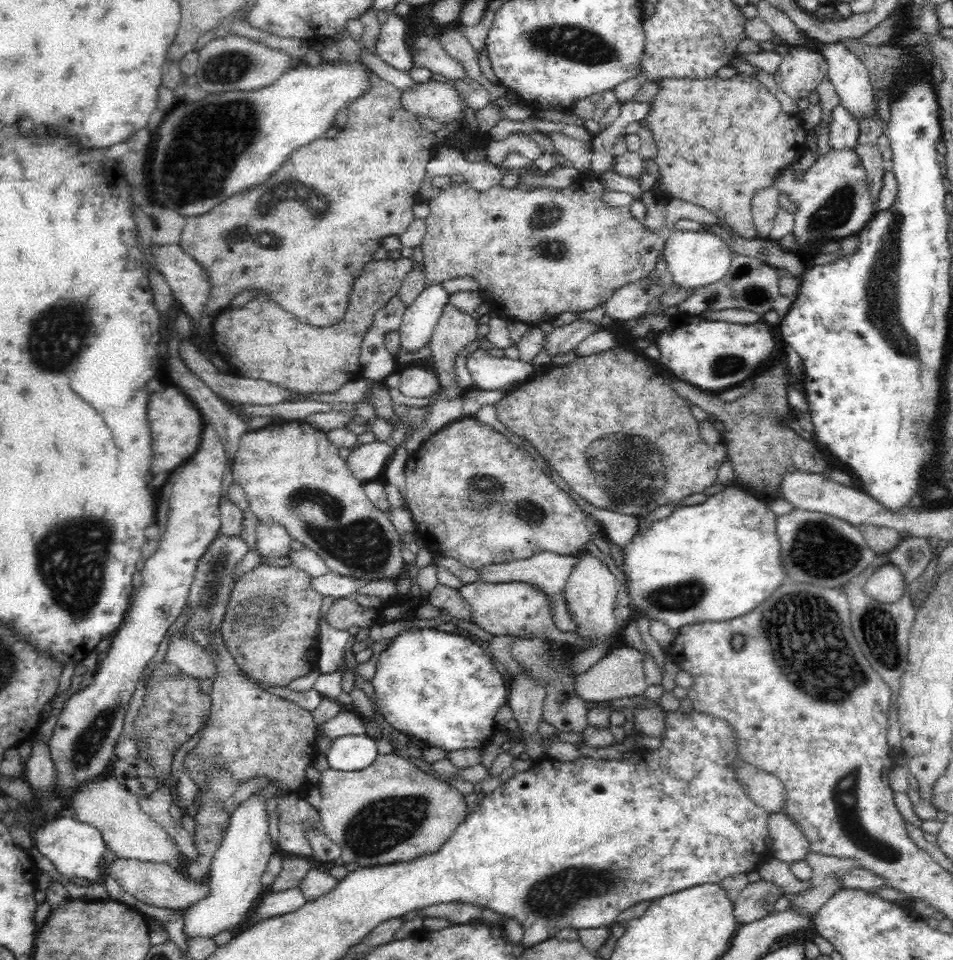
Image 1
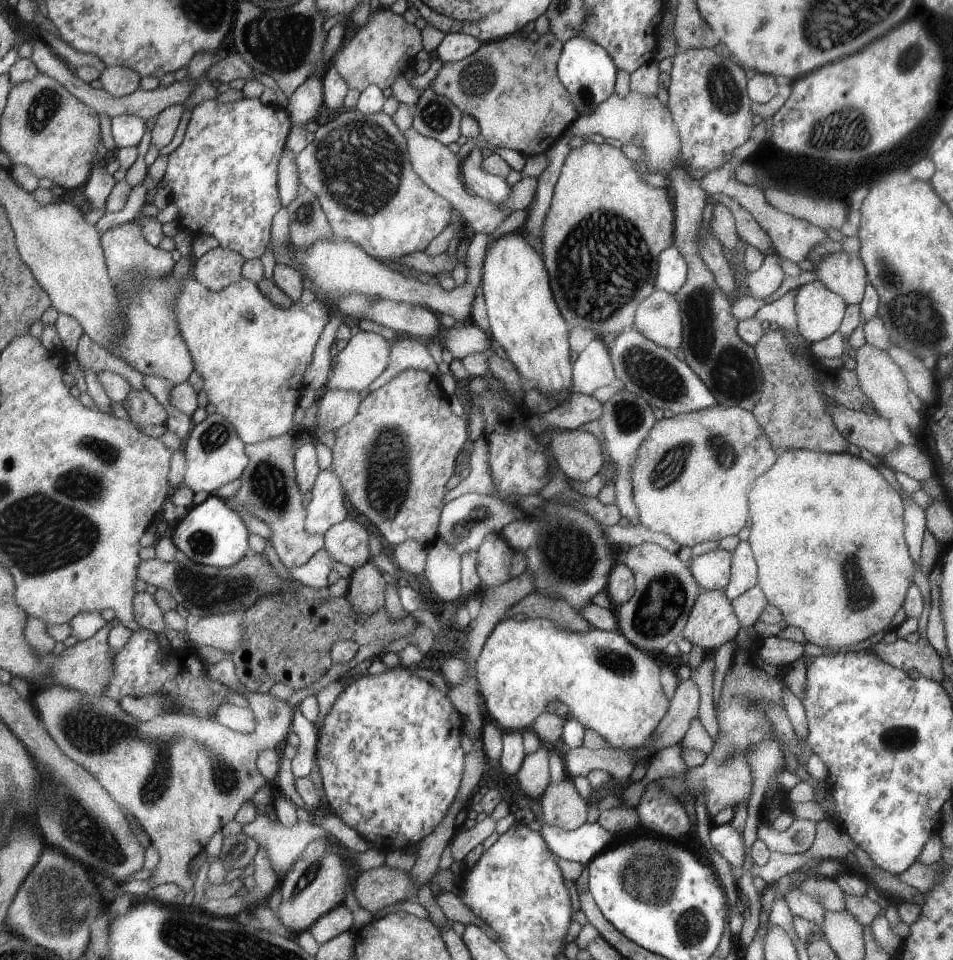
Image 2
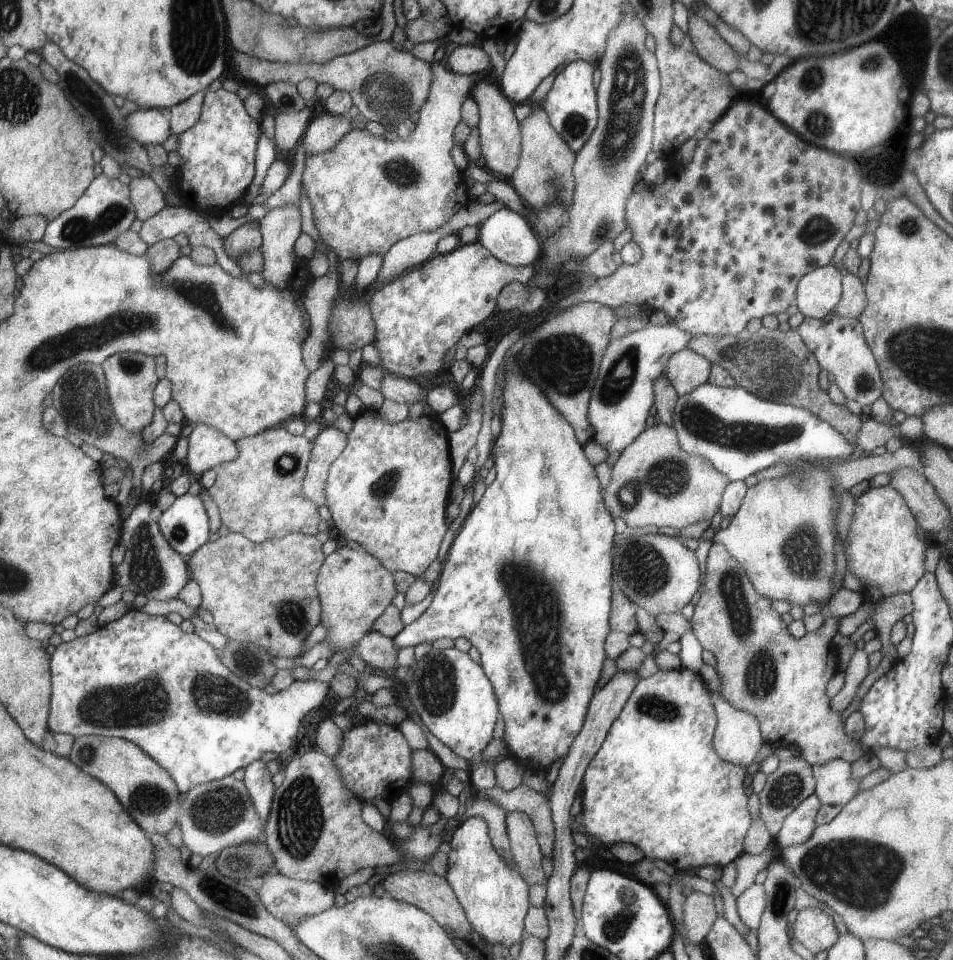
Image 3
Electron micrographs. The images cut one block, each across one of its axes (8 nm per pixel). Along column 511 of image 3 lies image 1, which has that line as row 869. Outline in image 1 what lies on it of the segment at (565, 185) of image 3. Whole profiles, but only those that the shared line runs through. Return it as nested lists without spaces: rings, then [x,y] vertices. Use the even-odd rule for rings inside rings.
[[[112,774],[88,780],[82,788],[71,796],[68,811],[74,811],[78,820],[100,829],[107,849],[114,851],[118,860],[140,860],[170,864],[177,872],[184,868],[184,859],[172,838],[150,816],[138,806],[138,798],[126,790],[122,780]]]

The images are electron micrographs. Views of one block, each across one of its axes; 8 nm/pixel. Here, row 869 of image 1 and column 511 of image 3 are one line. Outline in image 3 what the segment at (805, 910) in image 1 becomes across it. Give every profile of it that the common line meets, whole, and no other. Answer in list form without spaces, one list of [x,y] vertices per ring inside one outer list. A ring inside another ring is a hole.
[[[508,811],[505,814],[507,836],[511,854],[517,870],[527,884],[547,884],[537,833],[530,818],[521,811]]]

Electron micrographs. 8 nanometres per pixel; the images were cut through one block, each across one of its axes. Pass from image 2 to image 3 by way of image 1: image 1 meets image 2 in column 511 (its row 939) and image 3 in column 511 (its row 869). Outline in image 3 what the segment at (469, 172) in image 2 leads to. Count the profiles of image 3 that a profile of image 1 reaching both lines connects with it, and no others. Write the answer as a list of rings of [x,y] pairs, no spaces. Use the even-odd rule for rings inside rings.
[[[510,208],[495,211],[478,228],[478,242],[505,264],[526,267],[541,258],[538,238],[528,222]]]

